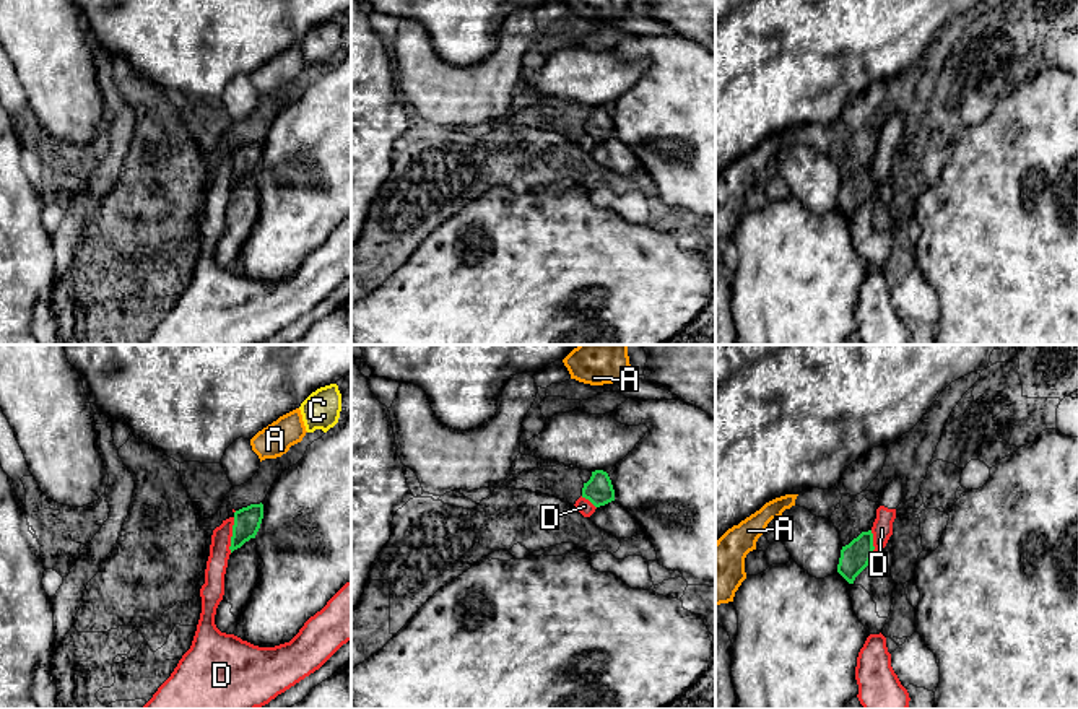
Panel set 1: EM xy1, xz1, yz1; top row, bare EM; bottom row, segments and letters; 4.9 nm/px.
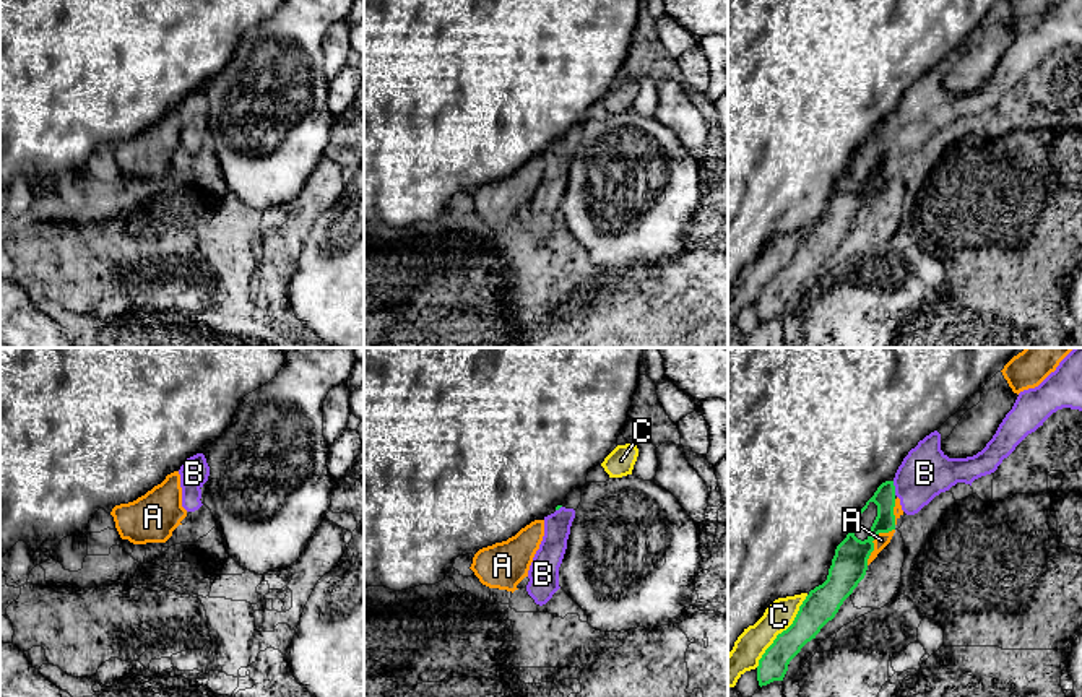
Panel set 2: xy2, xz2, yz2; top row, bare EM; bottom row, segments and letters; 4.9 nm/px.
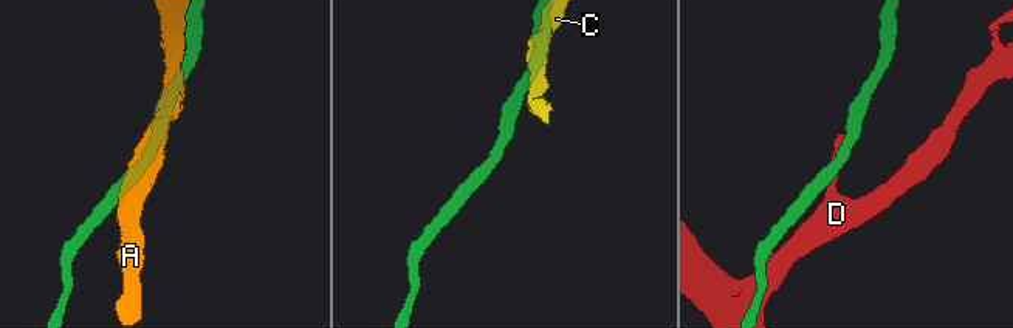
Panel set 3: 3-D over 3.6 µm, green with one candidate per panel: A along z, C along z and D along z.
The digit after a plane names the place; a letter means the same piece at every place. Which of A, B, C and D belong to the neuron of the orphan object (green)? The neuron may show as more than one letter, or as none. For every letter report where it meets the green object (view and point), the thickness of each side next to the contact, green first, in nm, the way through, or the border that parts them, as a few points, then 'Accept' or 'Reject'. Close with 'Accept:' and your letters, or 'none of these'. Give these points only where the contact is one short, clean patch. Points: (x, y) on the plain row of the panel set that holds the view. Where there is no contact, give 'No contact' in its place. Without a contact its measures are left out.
A: Touches green at yz2 (873, 176). Thickness 180 nm (green) against 70 nm. Reject
B: Touches green at yz2 (894, 124). Thickness 110 nm (green) against 240 nm. Path across: yz2 (884, 134), (894, 124), (913, 121), (925, 109). Accept
C: Touches green at yz2 (783, 267). Thickness 170 nm (green) against 150 nm. Reject
D: Touches green at xy1 (233, 171). Thickness 130 nm (green) against 100 nm. Boundary: xy1 (234, 153), (230, 187). Reject
Accept: B

